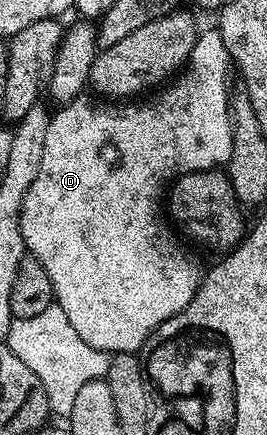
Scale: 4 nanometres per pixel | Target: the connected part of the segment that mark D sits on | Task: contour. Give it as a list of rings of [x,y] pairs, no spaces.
[[[201,29],[196,35],[196,43],[188,57],[186,69],[175,81],[168,84],[173,84],[173,86],[165,85],[148,96],[153,96],[153,98],[145,97],[140,100],[145,100],[145,102],[140,102],[137,106],[128,106],[132,104],[117,104],[115,101],[101,100],[96,96],[91,96],[92,98],[81,96],[74,99],[73,102],[63,103],[57,109],[60,111],[55,111],[52,114],[50,124],[46,128],[46,144],[42,148],[42,164],[38,164],[38,176],[34,176],[34,184],[30,184],[30,188],[22,200],[20,231],[24,237],[27,253],[31,257],[37,258],[42,264],[42,268],[46,268],[46,276],[50,276],[55,305],[60,306],[62,312],[66,312],[66,320],[70,320],[70,324],[74,324],[74,332],[78,332],[78,336],[82,336],[82,340],[86,340],[86,344],[90,344],[90,348],[103,350],[109,355],[136,354],[146,339],[162,323],[173,318],[178,312],[182,312],[182,308],[186,308],[186,304],[190,304],[190,300],[194,300],[194,292],[200,286],[202,269],[200,270],[199,264],[186,251],[180,250],[179,240],[172,235],[171,228],[164,223],[166,214],[162,209],[162,199],[165,197],[166,187],[169,183],[182,175],[203,170],[215,170],[227,163],[232,151],[232,112],[228,109],[230,97],[228,81],[231,80],[232,74],[234,78],[234,63],[231,56],[228,55],[228,49],[222,40],[219,29]]]

